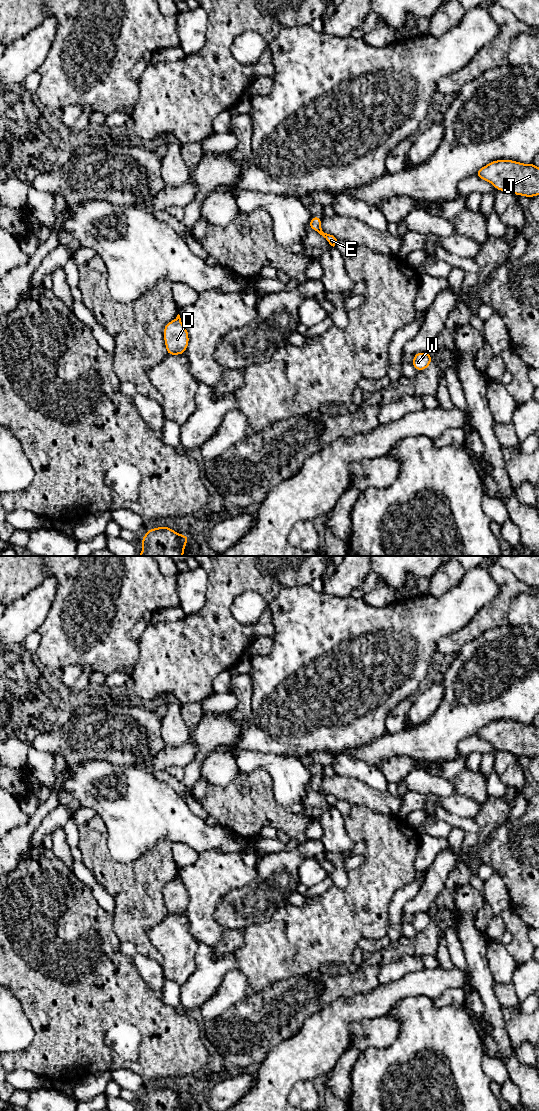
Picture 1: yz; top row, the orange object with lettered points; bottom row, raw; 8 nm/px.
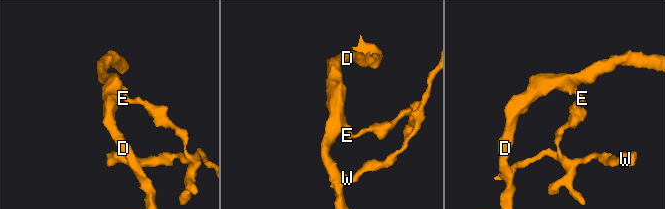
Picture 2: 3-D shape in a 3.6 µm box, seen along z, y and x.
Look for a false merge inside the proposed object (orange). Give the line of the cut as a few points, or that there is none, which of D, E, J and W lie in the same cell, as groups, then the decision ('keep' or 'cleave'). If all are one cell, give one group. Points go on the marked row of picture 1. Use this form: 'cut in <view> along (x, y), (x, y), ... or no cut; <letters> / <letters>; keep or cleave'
cut in yz along (310, 220), (312, 227); D J / E W; cleave

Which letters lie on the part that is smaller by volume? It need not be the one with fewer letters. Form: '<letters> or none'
E, W

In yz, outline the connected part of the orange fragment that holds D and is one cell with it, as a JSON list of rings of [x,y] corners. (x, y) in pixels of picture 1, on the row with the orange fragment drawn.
[[[179,314],[174,320],[165,325],[163,336],[168,355],[181,355],[186,352],[189,336]]]

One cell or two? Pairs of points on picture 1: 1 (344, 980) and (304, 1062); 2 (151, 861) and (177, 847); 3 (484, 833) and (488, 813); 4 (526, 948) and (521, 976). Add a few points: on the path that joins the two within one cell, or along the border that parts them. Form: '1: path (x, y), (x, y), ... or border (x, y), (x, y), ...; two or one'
1: border (356, 993), (337, 998), (314, 1014); two
2: border (171, 843), (173, 858), (178, 869); two
3: path (484, 828), (488, 818); one
4: border (528, 961), (518, 966); two

